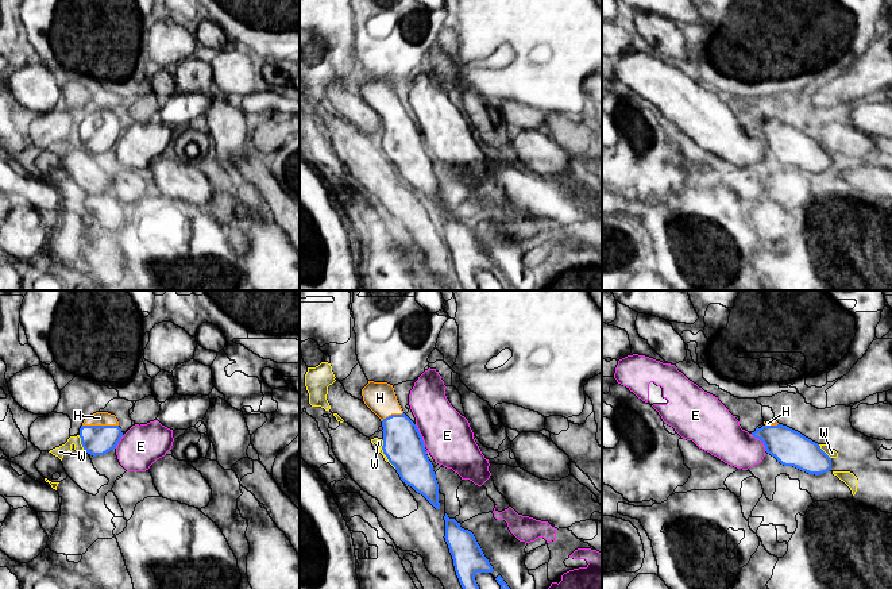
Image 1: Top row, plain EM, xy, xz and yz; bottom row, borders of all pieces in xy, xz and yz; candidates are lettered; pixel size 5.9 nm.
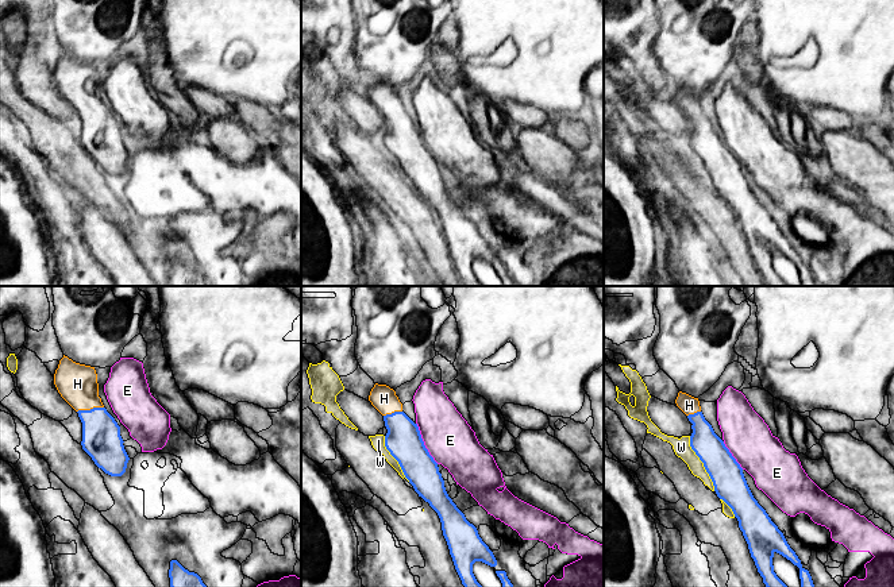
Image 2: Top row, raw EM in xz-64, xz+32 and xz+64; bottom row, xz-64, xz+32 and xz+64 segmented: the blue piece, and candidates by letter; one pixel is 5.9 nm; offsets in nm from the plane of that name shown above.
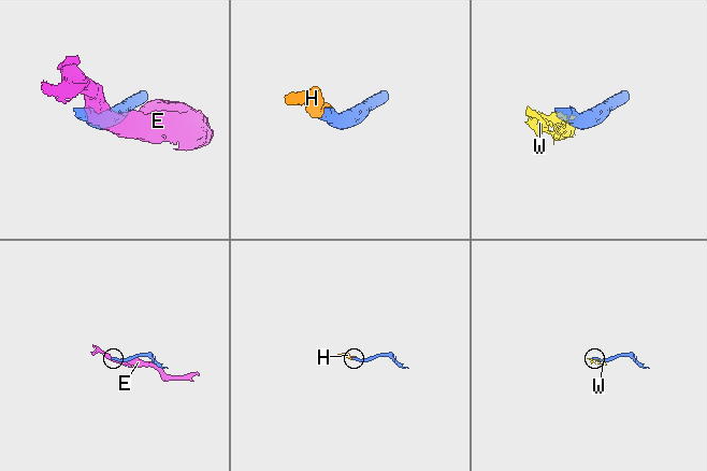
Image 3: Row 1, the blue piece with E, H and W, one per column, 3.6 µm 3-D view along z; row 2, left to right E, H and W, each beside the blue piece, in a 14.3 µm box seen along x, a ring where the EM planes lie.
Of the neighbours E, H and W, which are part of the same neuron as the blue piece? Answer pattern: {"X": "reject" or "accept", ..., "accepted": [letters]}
{"E": "reject", "H": "accept", "W": "reject", "accepted": ["H"]}

